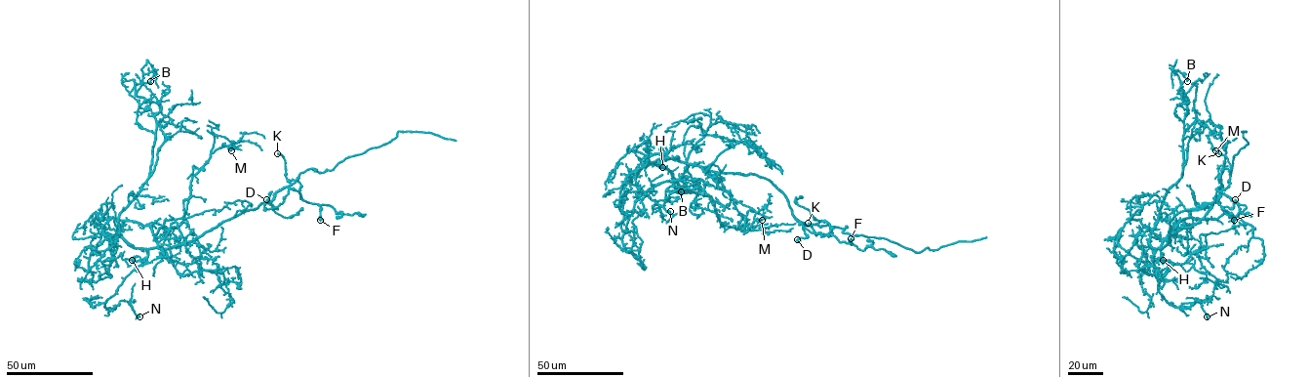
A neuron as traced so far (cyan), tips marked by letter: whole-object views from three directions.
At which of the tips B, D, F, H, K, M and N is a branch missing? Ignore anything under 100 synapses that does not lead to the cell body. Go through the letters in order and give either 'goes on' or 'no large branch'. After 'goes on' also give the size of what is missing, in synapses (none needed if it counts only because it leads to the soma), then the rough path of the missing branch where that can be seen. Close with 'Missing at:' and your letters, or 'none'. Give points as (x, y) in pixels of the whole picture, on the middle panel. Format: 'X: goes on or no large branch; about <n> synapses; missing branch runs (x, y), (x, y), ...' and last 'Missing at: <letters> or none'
B: no large branch
D: no large branch
F: no large branch
H: no large branch
K: no large branch
M: no large branch
N: no large branch
Missing at: none

